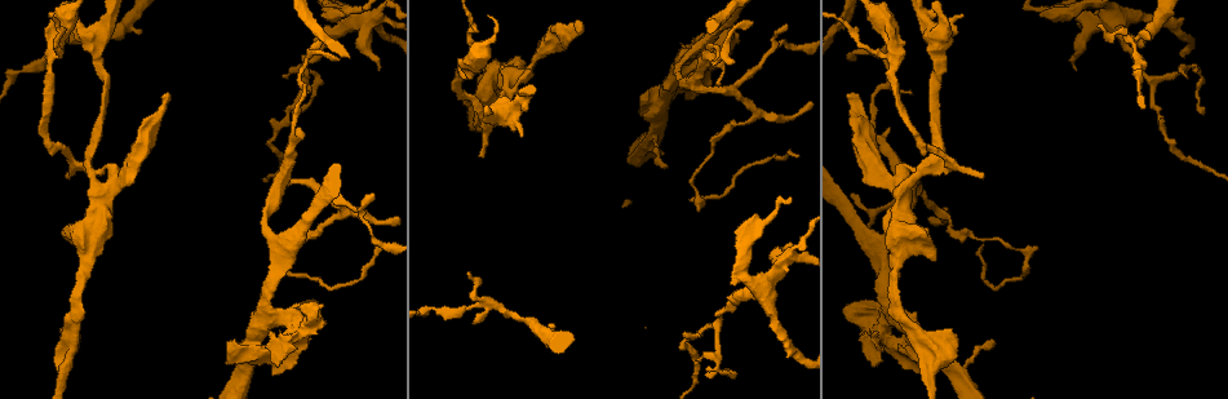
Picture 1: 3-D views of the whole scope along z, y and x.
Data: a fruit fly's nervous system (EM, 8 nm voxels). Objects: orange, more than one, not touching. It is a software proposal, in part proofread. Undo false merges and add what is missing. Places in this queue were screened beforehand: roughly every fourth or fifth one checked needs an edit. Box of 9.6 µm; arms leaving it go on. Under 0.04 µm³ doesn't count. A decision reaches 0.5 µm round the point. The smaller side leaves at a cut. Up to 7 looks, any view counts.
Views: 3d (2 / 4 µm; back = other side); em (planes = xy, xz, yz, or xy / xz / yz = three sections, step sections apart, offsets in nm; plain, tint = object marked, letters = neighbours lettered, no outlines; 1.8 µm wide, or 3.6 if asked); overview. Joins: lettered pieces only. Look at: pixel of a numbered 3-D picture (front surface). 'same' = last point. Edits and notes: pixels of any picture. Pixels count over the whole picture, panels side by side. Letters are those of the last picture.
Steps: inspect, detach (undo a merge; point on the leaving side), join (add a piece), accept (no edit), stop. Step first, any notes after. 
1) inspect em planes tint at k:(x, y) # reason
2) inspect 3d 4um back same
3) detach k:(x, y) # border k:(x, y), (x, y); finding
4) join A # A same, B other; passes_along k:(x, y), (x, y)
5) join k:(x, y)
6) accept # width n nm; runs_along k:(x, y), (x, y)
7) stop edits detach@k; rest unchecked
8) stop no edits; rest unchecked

inspect em planes letters at 1:(377, 70) # free end

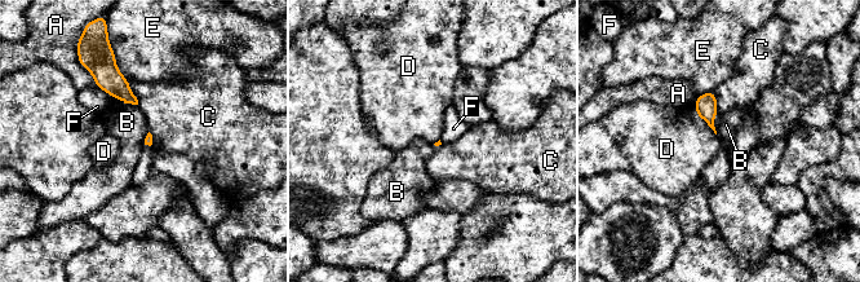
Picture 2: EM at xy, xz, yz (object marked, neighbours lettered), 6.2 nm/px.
accept # A other, B other, C other, D other, E other, F other; border 2:(694, 110), (716, 135); none of them fits

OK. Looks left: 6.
inspect 3d 4um at 1:(674, 78) # abrupt turn

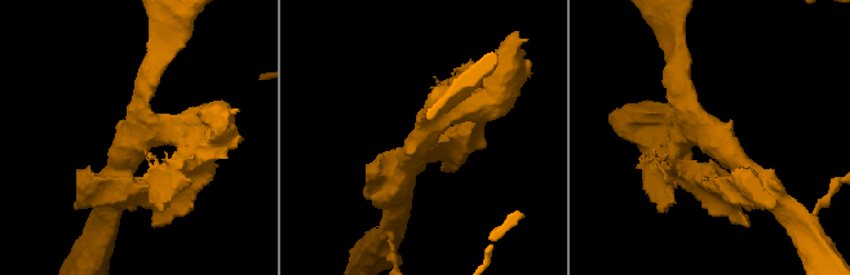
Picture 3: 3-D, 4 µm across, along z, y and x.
inspect em planes plain at 3:(707, 126) # arms 3; arm_widths 280, 340, 360 nm; need the tissue

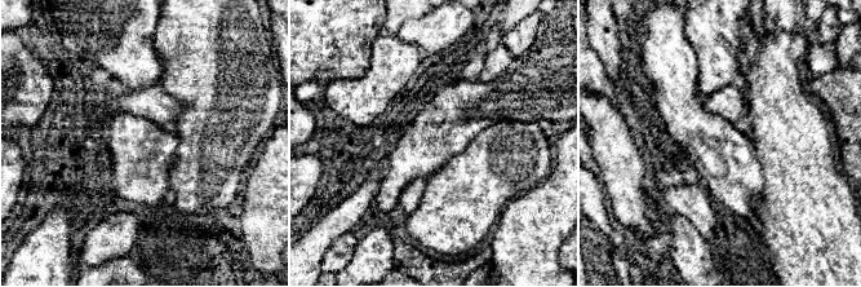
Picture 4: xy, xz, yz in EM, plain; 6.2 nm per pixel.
inspect em planes letters same

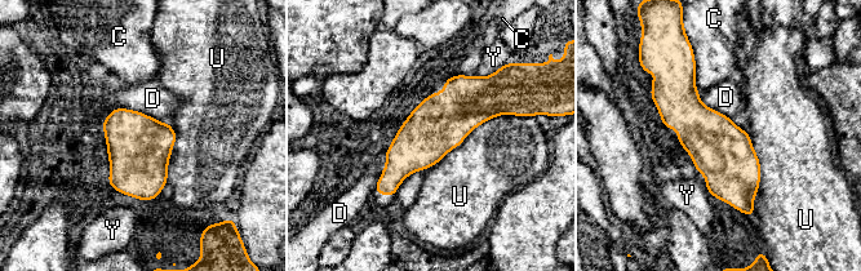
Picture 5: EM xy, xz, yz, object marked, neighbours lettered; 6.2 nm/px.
accept # longest_contact U 700 nm; C other, D other, U other, Y other; border 5:(169, 123), (115, 107), (100, 124); one cell here

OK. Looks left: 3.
inspect 3d 2um at 1:(892, 56) # three-way junction

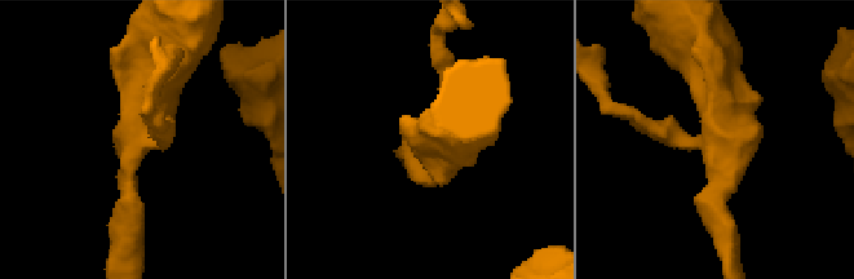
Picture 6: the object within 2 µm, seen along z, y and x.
inspect em xy step 4 letters at 6:(133, 140) # arms 3

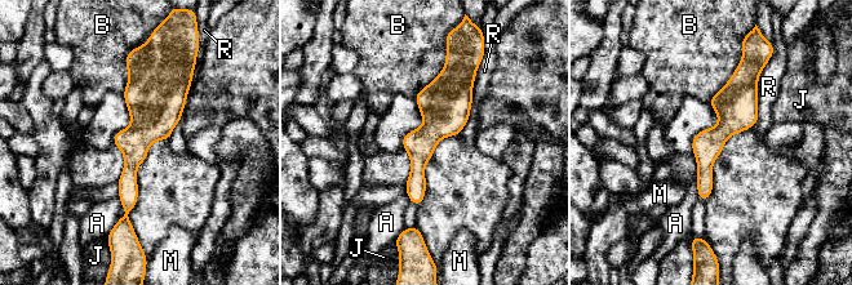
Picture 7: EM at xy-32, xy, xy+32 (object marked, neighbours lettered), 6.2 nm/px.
accept # A other, B other, J other, M other, R other; continuous, no second cell

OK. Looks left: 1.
stop no edits; rest unchecked

